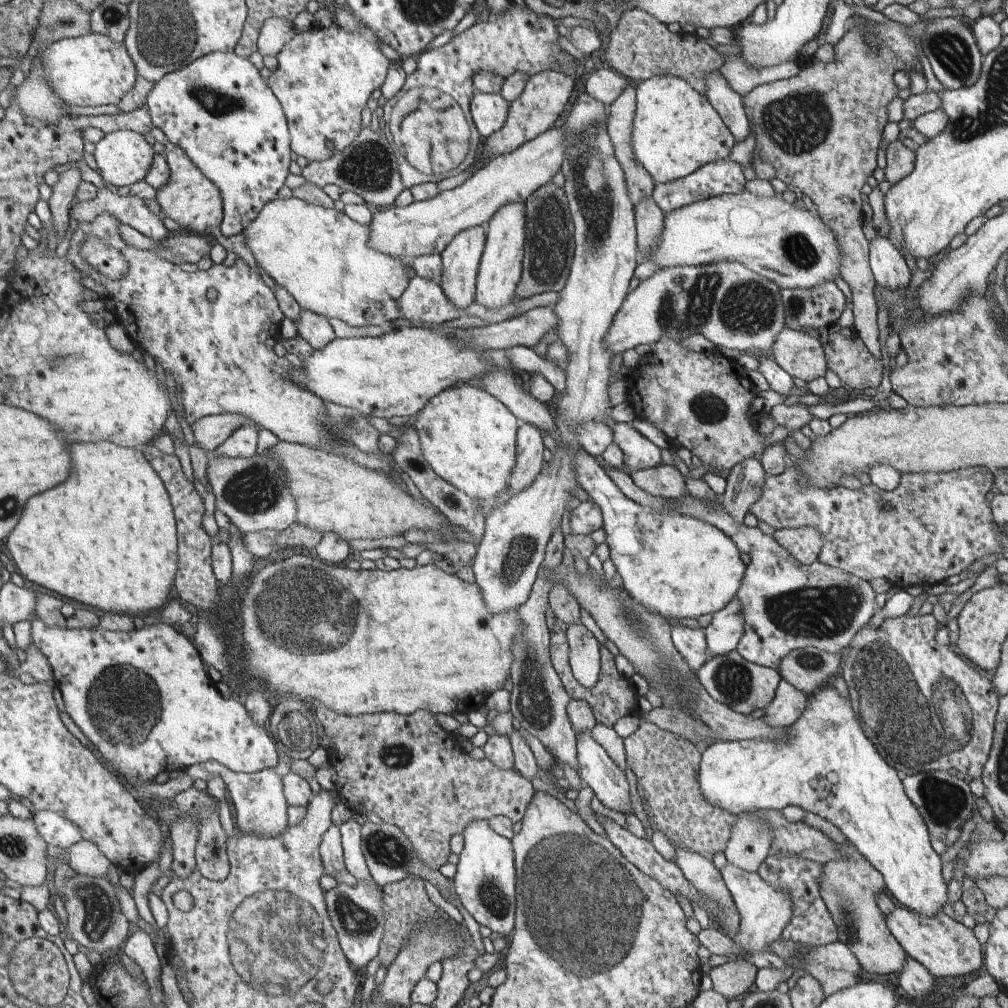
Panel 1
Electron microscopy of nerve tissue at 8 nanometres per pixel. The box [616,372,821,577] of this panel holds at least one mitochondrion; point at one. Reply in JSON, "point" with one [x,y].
{"point":[707,408]}

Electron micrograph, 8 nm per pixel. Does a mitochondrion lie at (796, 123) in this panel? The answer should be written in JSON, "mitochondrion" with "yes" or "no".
{"mitochondrion":"yes"}

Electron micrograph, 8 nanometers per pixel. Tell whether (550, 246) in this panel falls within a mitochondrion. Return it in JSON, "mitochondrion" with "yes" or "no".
{"mitochondrion":"yes"}

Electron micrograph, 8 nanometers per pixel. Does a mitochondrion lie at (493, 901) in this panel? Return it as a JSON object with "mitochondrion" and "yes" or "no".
{"mitochondrion":"yes"}

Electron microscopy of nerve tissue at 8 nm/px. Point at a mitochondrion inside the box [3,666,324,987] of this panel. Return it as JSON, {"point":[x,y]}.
{"point":[98,920]}

